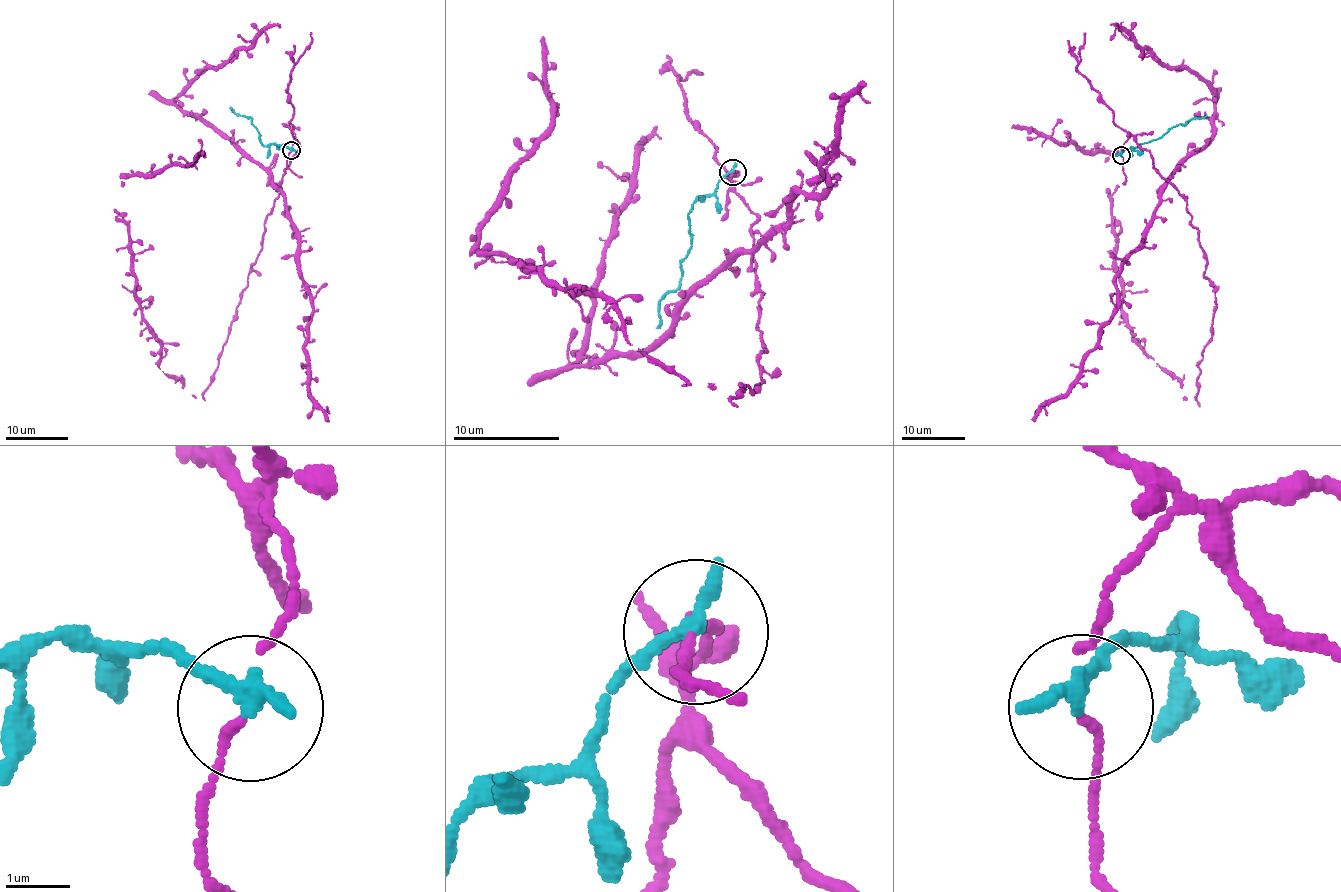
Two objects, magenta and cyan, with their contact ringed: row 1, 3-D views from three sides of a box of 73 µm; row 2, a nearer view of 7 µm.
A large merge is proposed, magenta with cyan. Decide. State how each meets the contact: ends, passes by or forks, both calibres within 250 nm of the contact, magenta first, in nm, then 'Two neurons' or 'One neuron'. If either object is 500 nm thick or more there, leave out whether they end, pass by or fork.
At the ring magenta passes by. At the ring cyan passes by. Thickness 90 nm (magenta) against 200 nm. Two neurons

